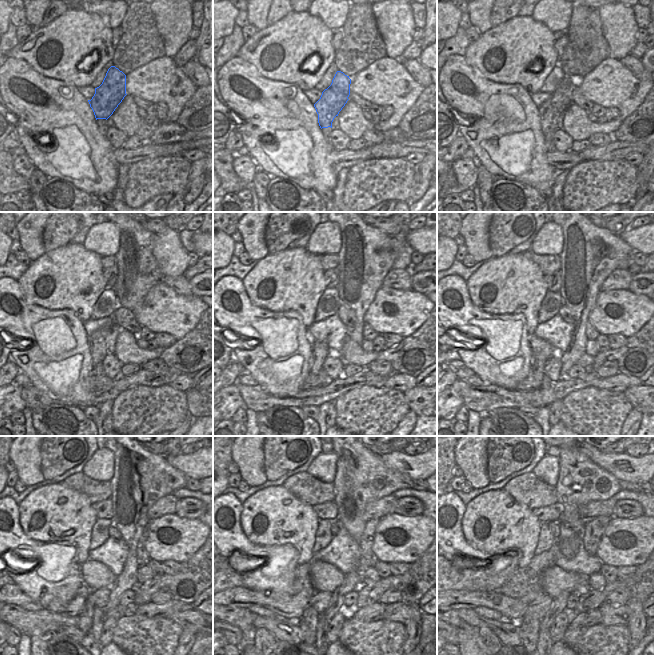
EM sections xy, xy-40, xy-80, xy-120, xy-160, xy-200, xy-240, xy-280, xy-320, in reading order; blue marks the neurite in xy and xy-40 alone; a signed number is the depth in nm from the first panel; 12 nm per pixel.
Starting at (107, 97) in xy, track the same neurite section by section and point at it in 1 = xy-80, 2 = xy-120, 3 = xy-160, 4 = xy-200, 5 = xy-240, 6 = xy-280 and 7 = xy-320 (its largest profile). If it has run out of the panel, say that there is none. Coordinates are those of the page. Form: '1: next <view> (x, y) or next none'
1: next xy-80 (550, 110)
2: next xy-120 (97, 341)
3: next xy-160 (320, 349)
4: next xy-200 (539, 365)
5: next xy-240 (85, 618)
6: next xy-280 (308, 621)
7: next xy-320 (529, 630)

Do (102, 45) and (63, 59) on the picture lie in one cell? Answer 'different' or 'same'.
same

